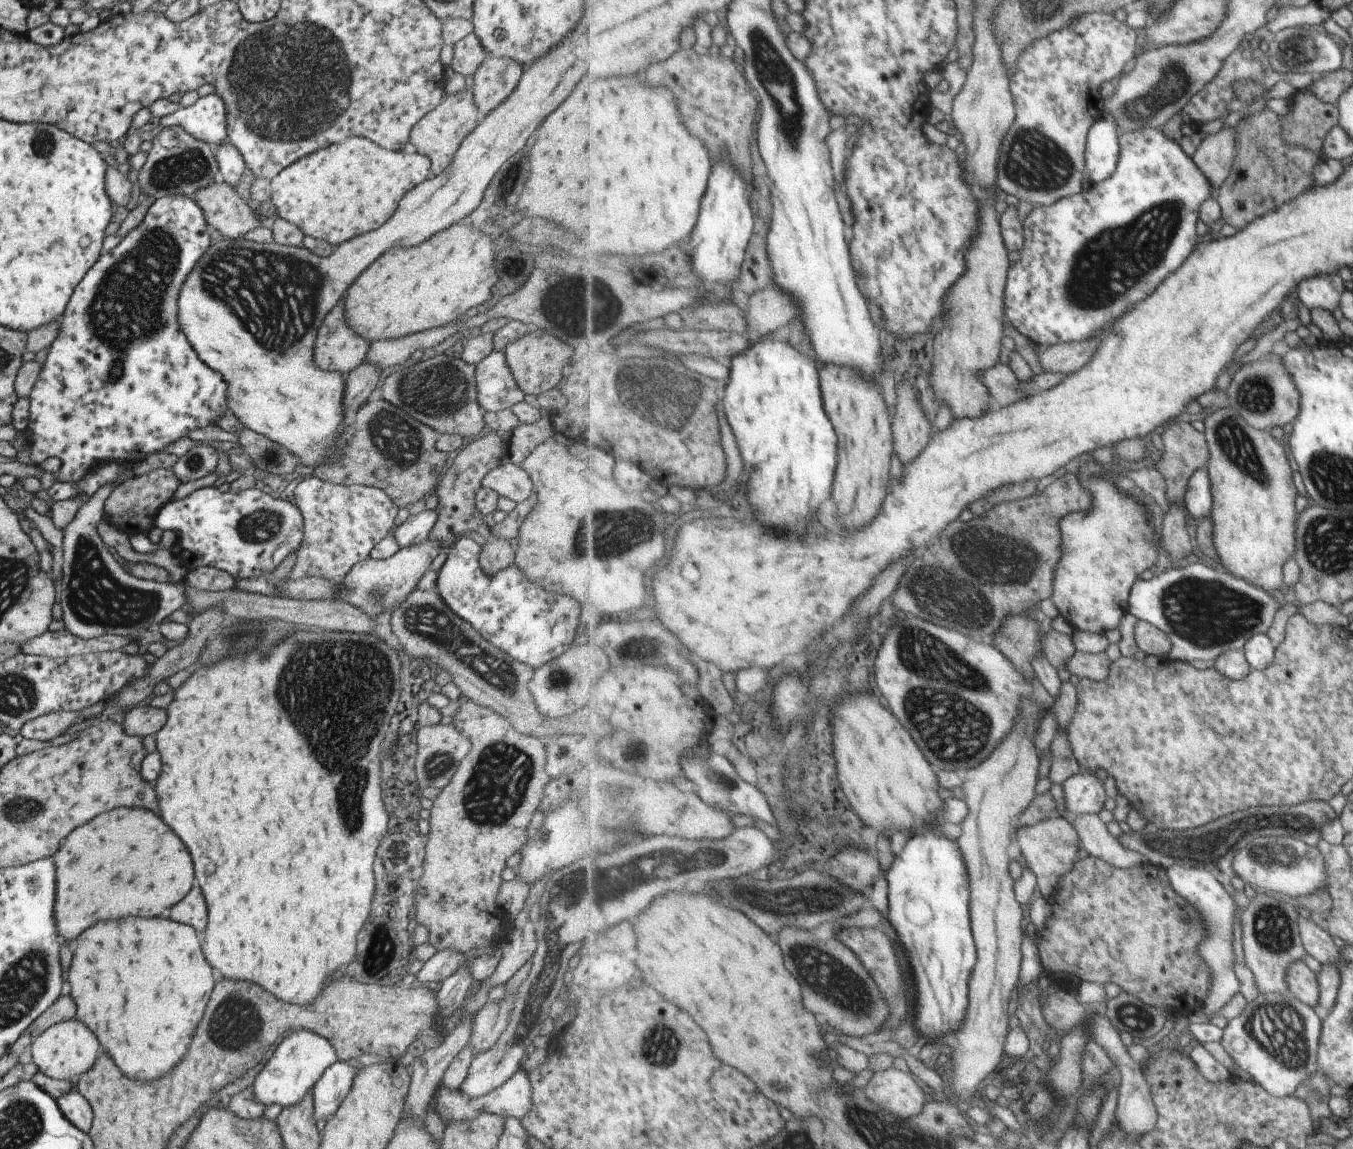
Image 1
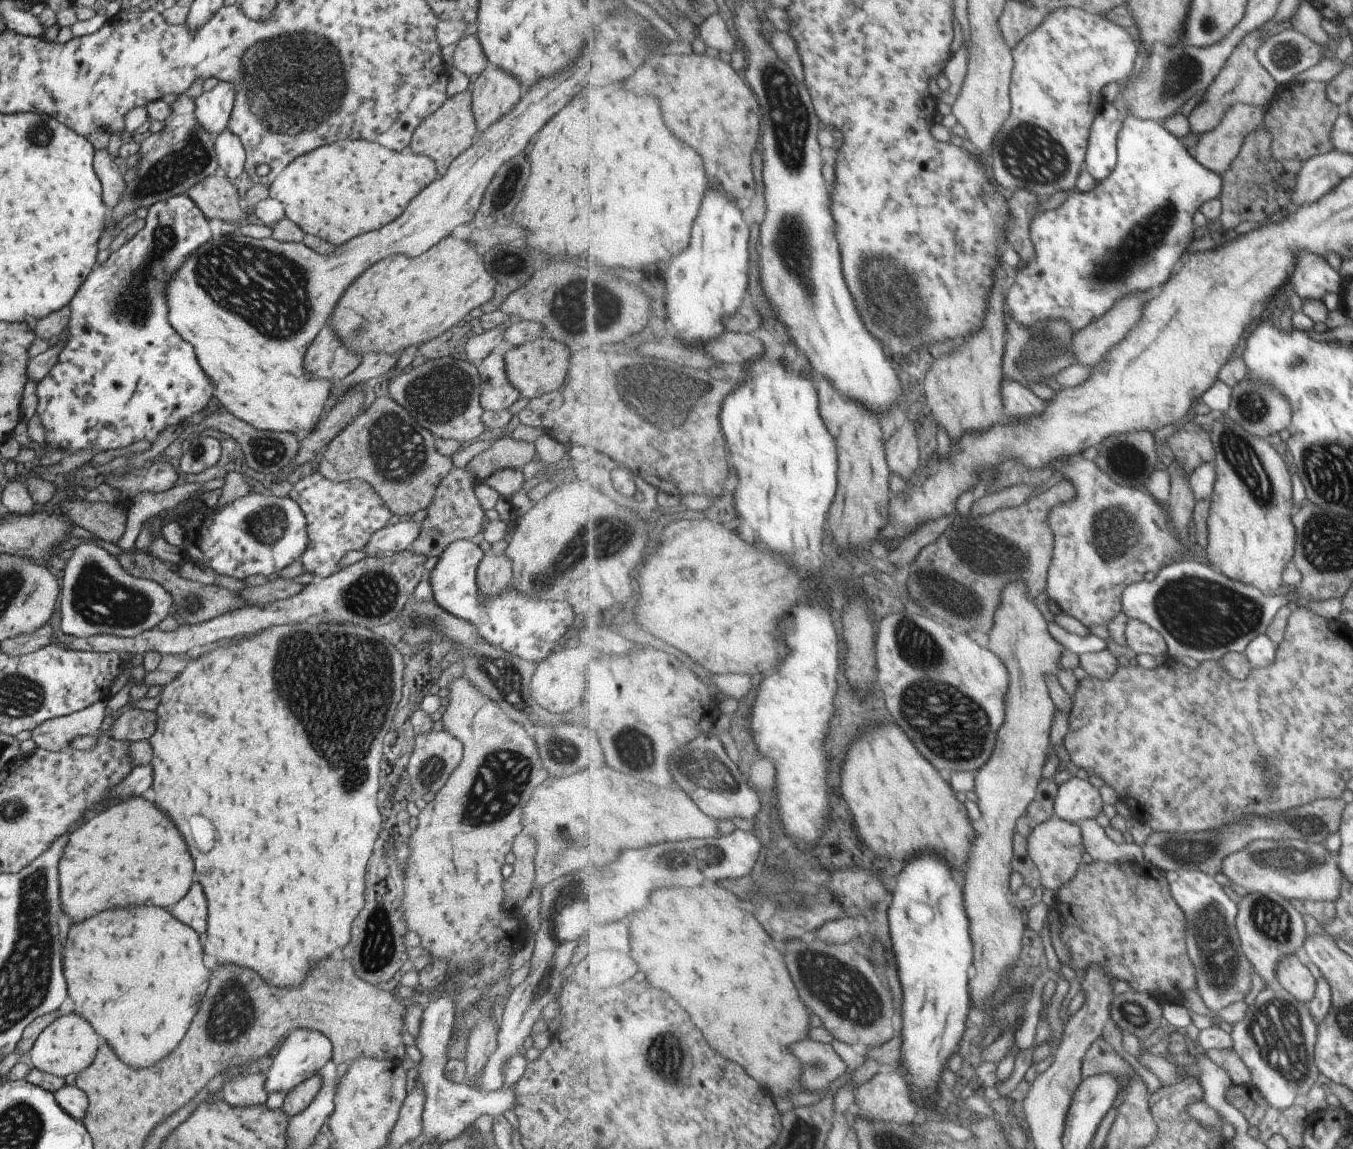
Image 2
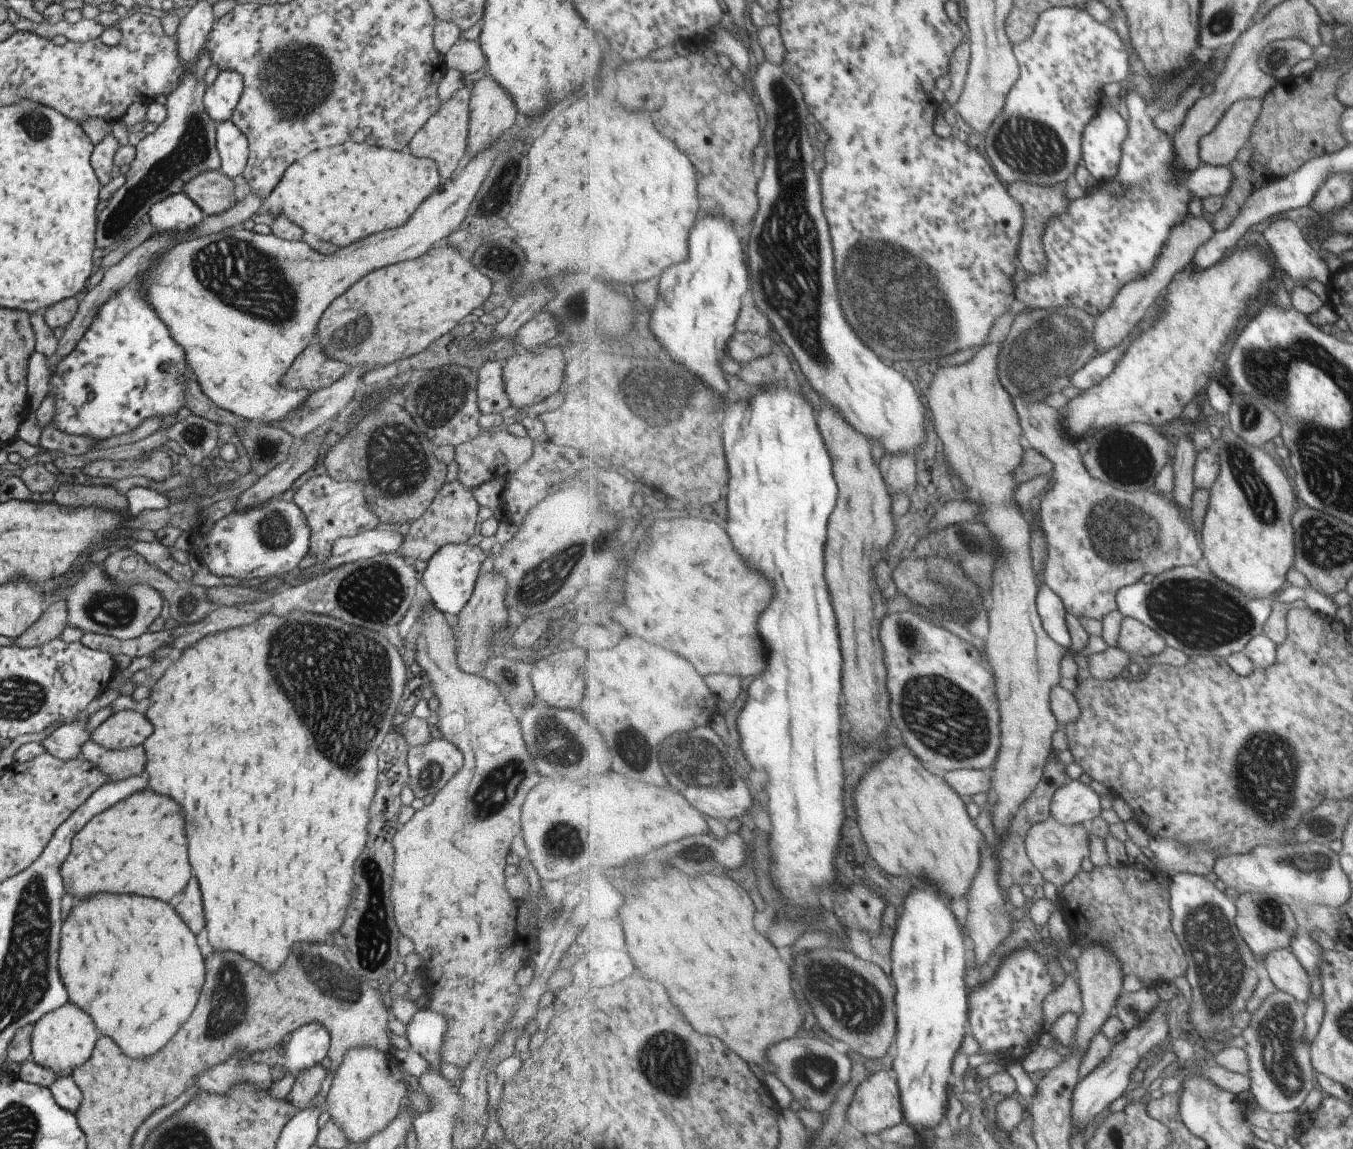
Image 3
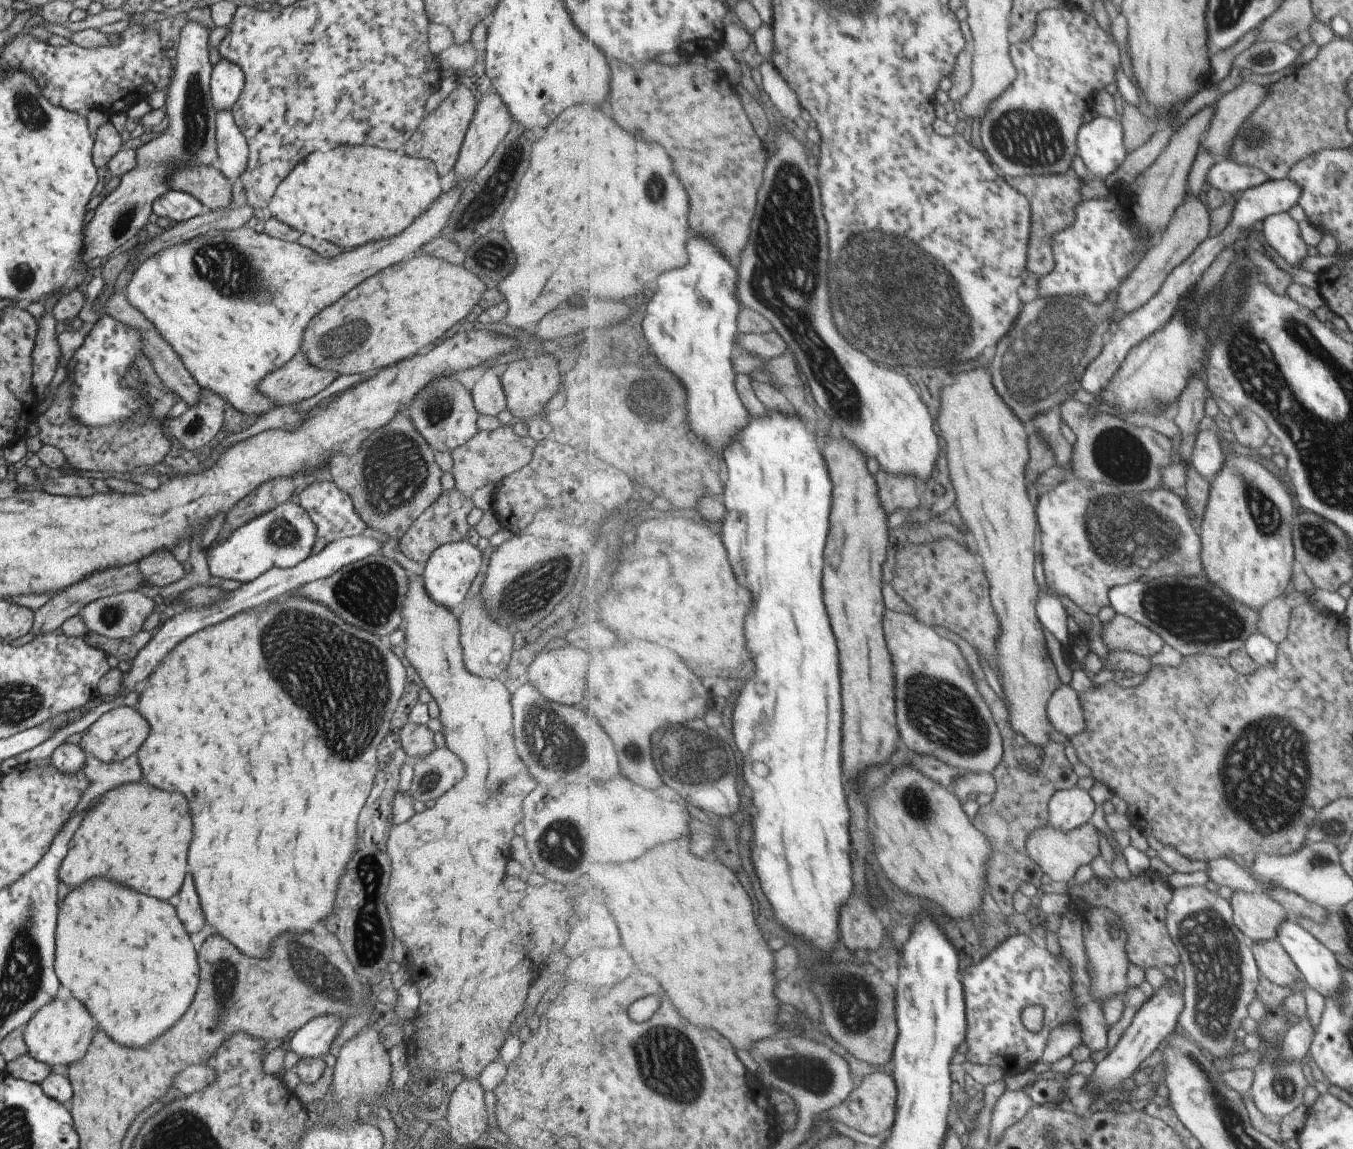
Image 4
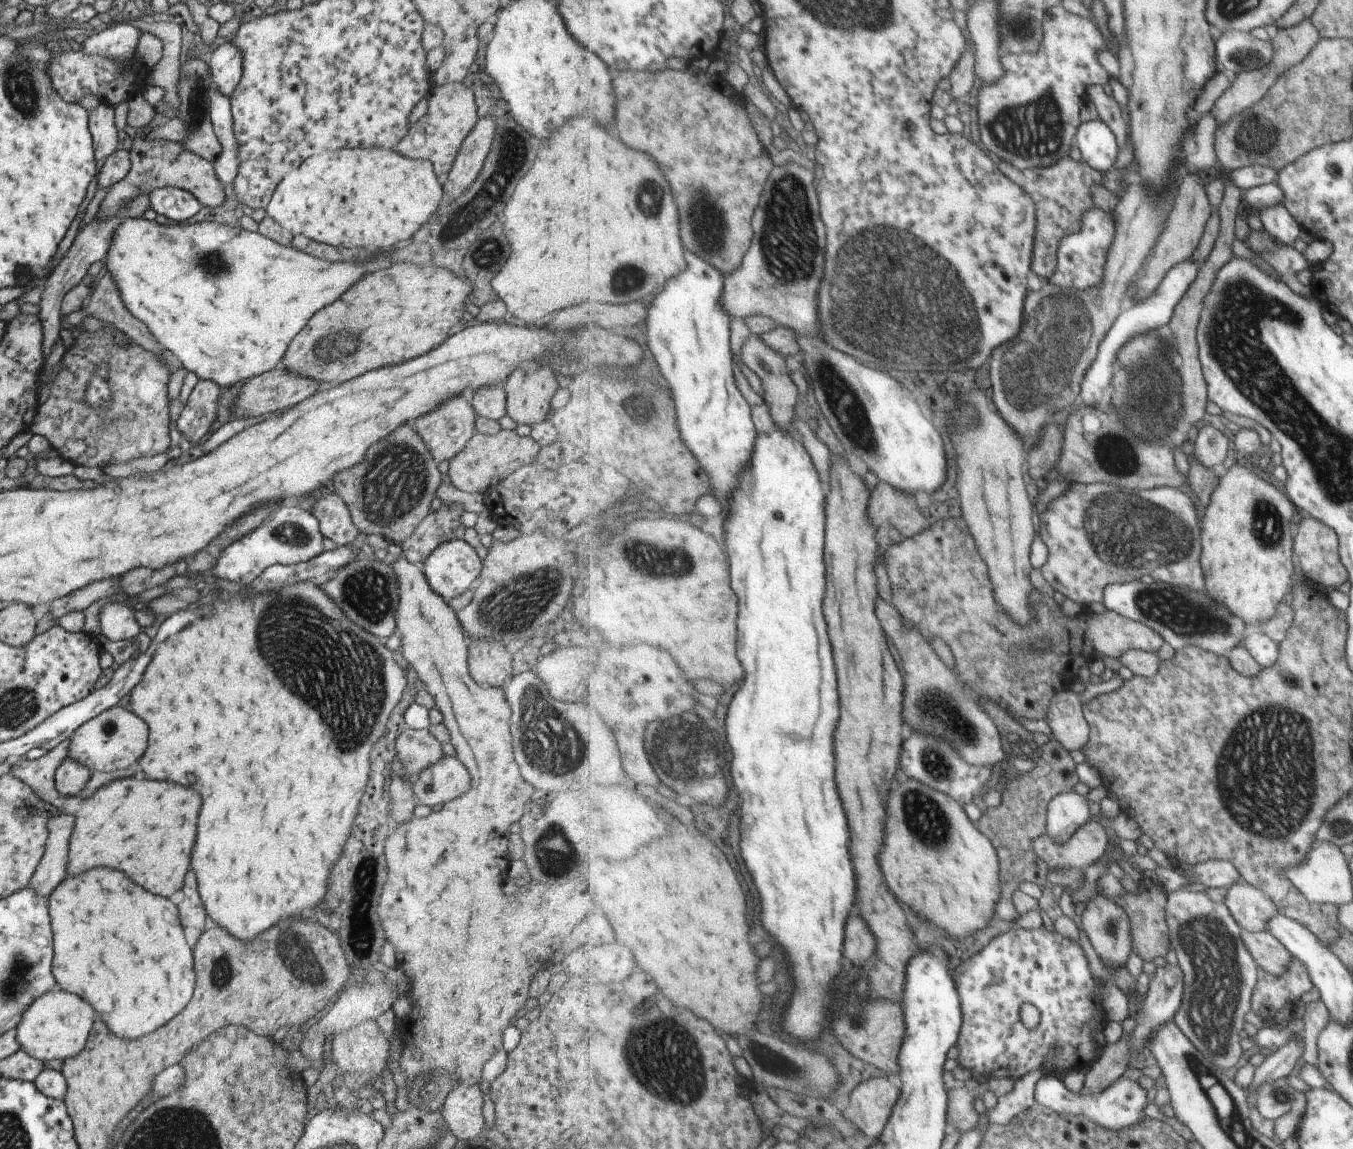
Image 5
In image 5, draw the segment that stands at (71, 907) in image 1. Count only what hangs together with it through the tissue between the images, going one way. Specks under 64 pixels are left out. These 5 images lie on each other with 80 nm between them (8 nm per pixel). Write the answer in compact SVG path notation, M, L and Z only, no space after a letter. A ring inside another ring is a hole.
M64 740L50 753L45 753L32 761L22 756L9 760L11 765L9 773L28 785L40 801L49 803L61 812L67 812L73 816L73 826L68 838L67 872L77 874L93 866L111 866L125 872L129 878L133 878L135 884L139 884L141 888L153 894L171 896L173 892L177 892L187 872L189 854L195 840L195 822L197 822L197 812L201 806L201 798L197 796L197 792L191 792L191 788L185 788L181 784L157 782L147 777L141 779L124 777L116 778L97 788L88 798L62 797L54 787L54 772L66 756L67 745L68 740Z

